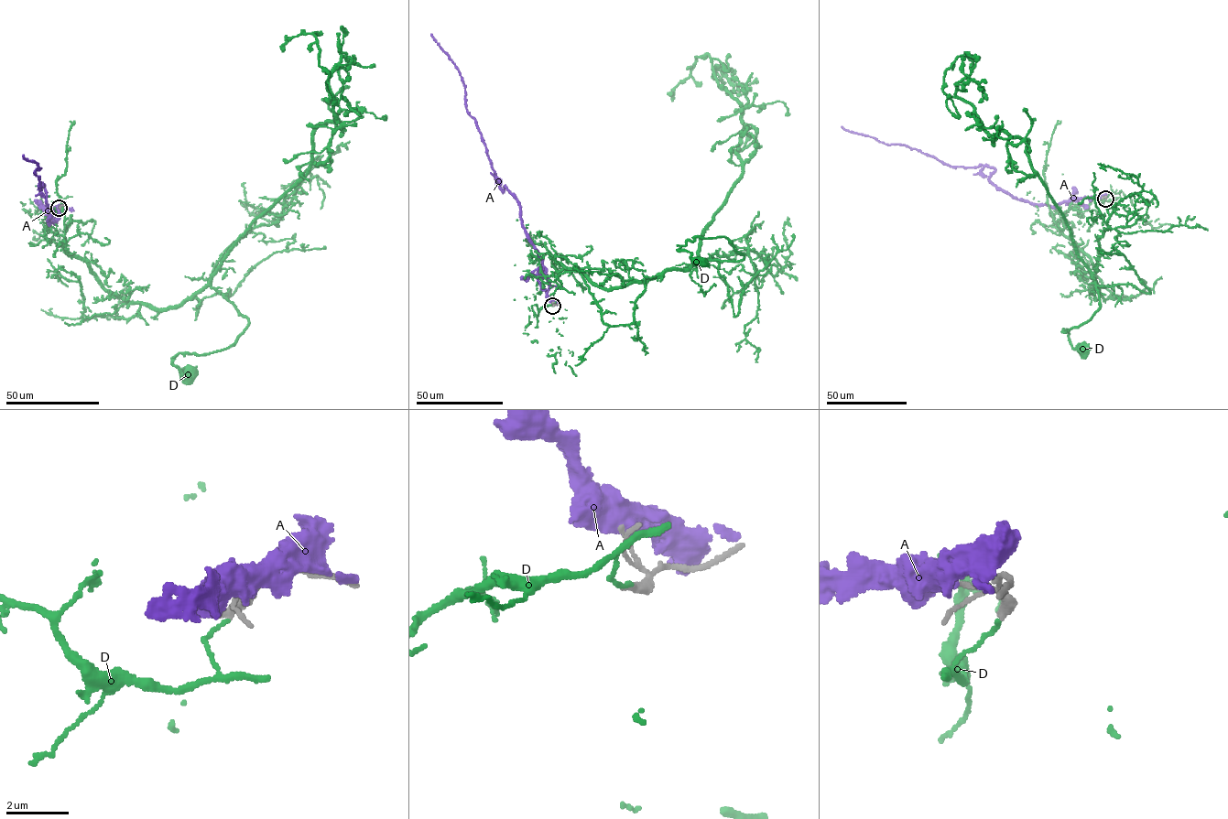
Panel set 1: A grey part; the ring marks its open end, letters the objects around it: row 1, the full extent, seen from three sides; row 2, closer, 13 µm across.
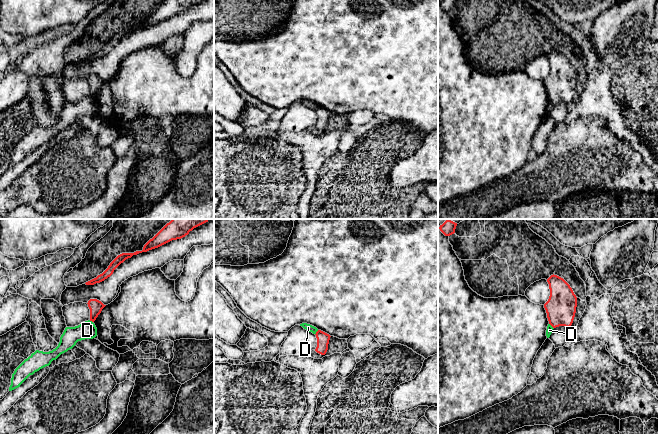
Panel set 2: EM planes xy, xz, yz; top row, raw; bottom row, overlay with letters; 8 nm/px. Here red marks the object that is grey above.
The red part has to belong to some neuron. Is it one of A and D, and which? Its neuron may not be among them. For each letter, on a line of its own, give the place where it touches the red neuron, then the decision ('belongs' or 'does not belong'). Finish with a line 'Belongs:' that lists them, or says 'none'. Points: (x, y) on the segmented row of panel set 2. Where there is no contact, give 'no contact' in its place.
A: no contact | does not belong
D: yz (551, 325) | does not belong
Belongs: none

